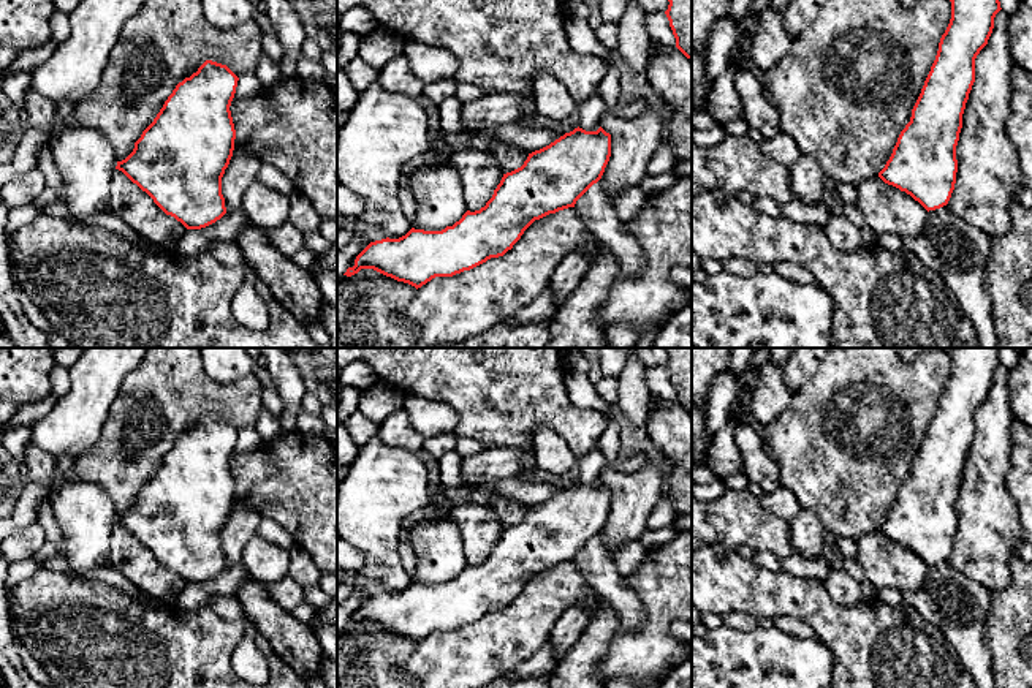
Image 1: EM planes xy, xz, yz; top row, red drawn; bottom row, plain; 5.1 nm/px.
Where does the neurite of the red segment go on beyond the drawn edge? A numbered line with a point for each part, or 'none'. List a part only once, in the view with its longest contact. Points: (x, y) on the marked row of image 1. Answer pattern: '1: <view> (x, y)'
none

